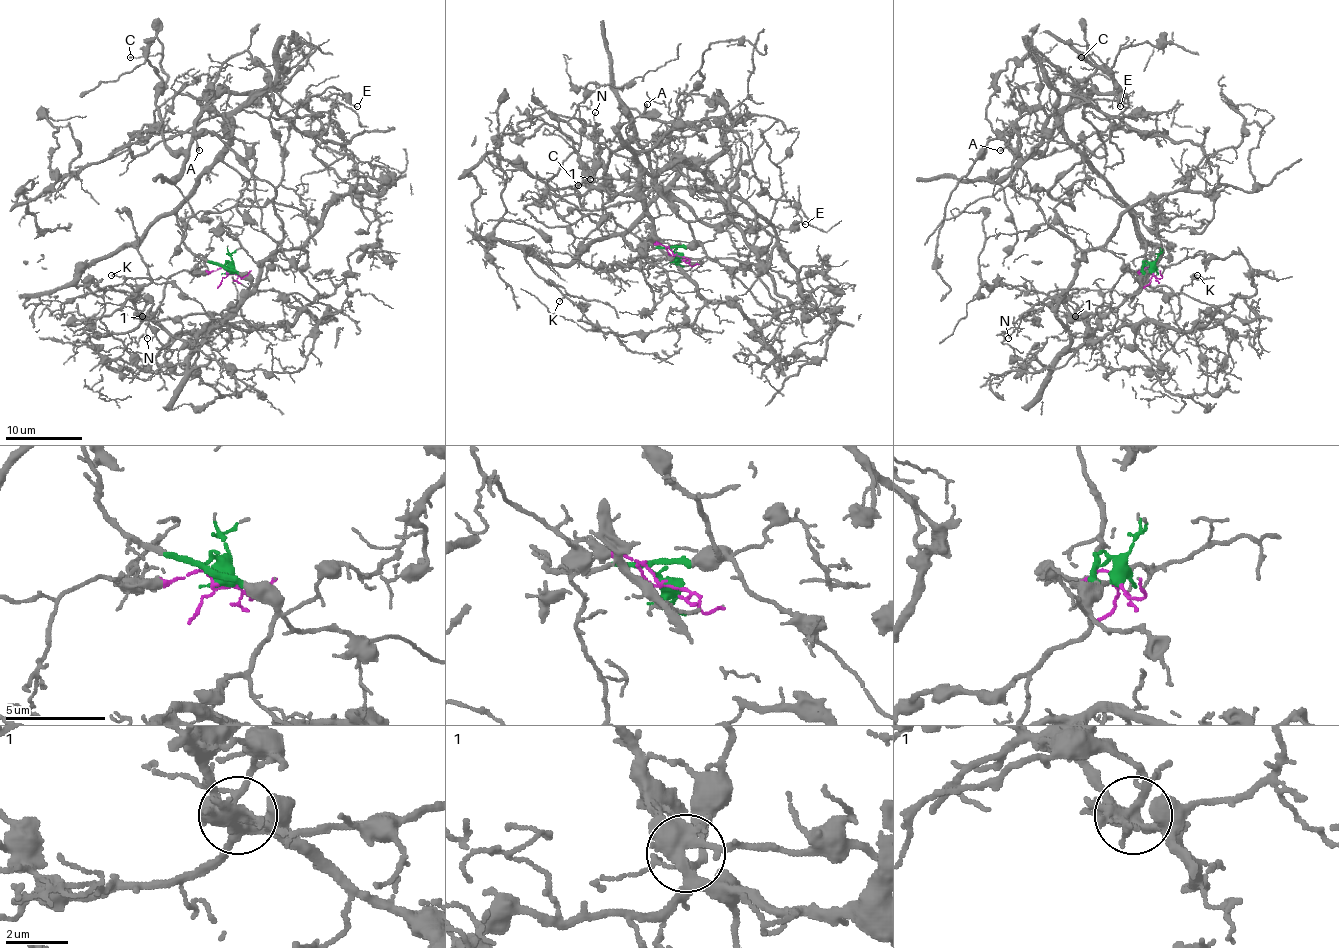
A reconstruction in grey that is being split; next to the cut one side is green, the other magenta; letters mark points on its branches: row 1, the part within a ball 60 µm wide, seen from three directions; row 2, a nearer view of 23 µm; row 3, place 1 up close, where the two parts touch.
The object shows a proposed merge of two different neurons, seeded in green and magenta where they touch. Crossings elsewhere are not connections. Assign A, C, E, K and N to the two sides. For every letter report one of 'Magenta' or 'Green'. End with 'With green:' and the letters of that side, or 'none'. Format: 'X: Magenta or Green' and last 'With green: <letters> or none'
A: Magenta
C: Magenta
E: Green
K: Green
N: Green
With green: E, K, N

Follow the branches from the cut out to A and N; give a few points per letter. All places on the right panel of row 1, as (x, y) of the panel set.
A: (1151, 273), (1126, 271), (1072, 348), (1057, 315), (1080, 250), (1013, 186), (1017, 133), (999, 150)
N: (1151, 273), (1145, 265), (1141, 288), (1107, 313), (1074, 319), (1068, 300), (1045, 304), (1026, 311), (1009, 338)

